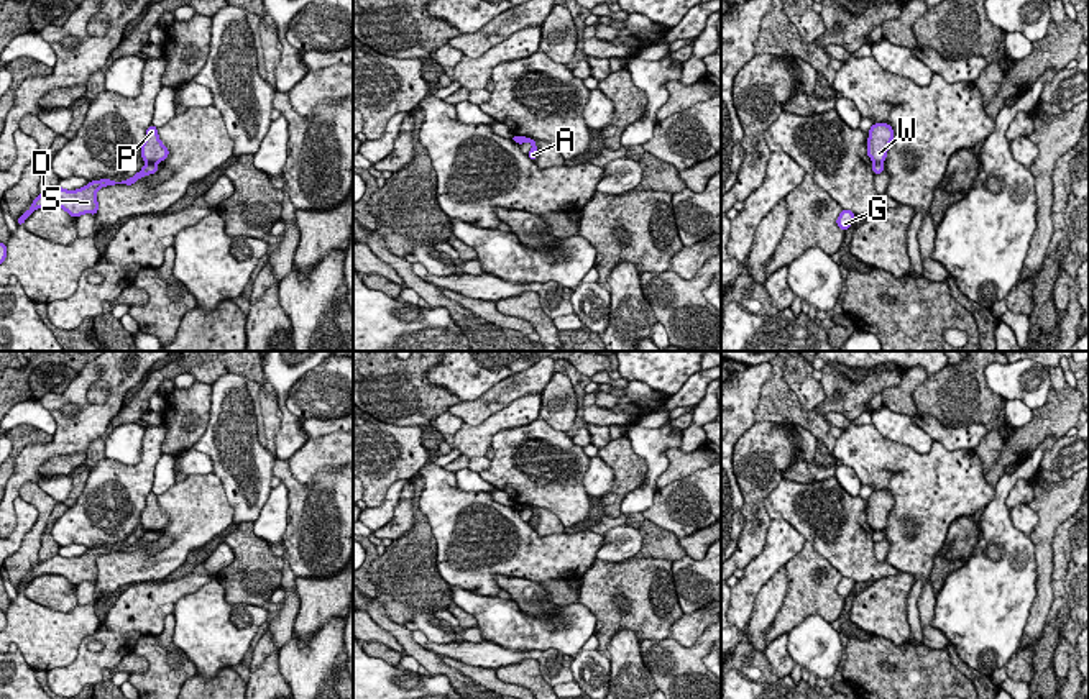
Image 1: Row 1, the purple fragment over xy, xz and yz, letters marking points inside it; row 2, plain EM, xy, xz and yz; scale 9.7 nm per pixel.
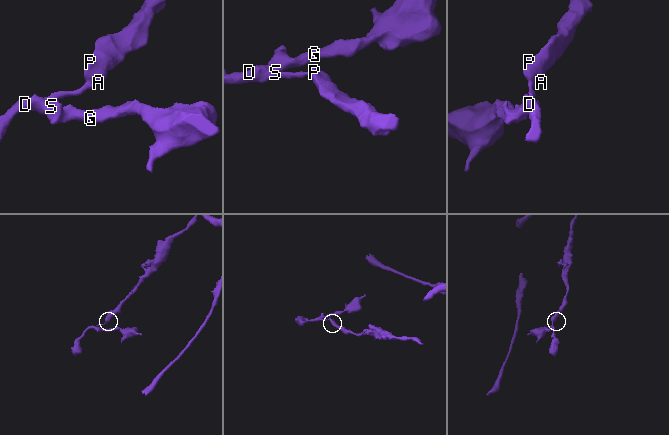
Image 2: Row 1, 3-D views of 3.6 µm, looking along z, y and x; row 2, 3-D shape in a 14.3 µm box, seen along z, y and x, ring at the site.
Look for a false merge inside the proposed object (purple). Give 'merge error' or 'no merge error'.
merge error

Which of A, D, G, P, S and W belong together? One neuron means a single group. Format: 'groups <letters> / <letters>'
groups A P W / D G S

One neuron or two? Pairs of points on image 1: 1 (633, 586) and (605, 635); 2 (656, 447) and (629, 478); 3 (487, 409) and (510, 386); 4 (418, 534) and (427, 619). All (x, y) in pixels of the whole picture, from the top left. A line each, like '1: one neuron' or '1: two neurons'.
1: one neuron
2: two neurons
3: one neuron
4: two neurons

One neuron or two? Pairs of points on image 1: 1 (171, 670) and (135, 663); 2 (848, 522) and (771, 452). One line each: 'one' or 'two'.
1: two
2: two

